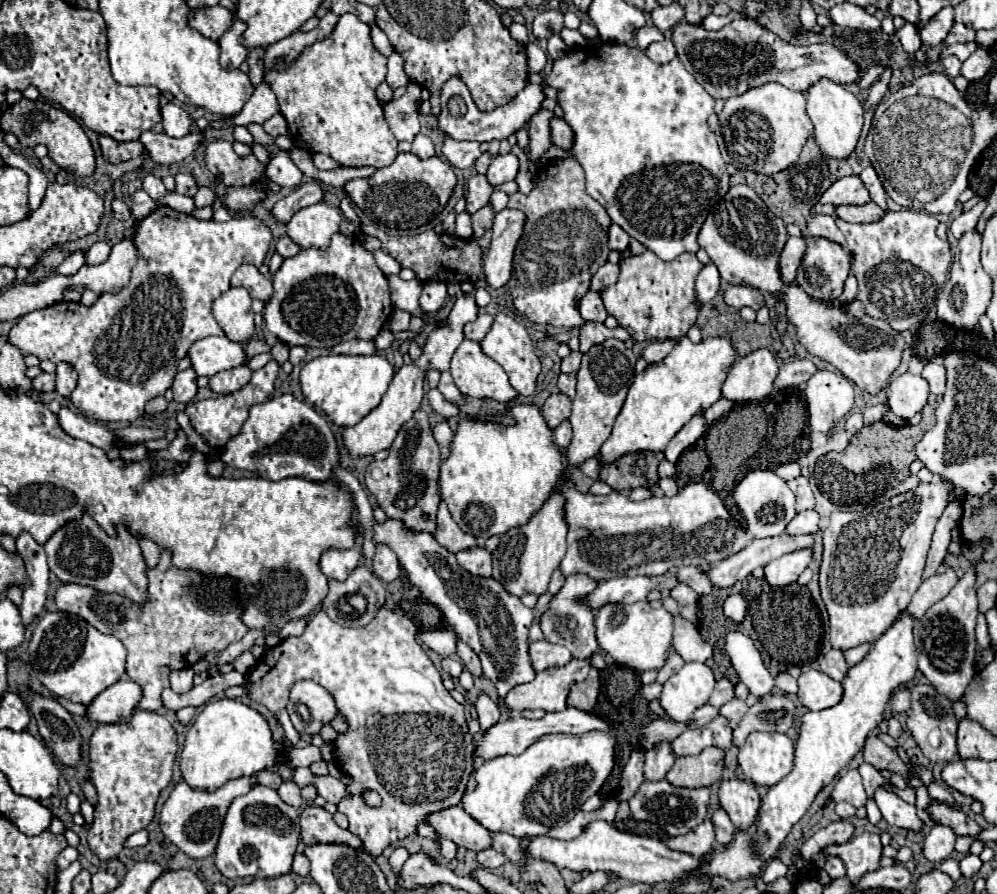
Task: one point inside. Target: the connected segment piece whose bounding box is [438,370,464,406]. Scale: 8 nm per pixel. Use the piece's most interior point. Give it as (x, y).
(449, 390)

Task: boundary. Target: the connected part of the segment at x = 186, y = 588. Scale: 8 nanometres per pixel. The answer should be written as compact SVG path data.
M162 550L154 568L146 570L146 602L136 604L120 594L106 594L92 586L64 584L56 592L56 606L62 612L84 618L102 634L116 636L128 650L126 674L140 684L142 710L162 708L160 694L170 686L168 676L174 670L194 666L206 654L220 654L232 642L242 640L250 630L242 620L242 604L236 592L236 580L230 576L204 576L198 570L180 570L172 564L172 552Z

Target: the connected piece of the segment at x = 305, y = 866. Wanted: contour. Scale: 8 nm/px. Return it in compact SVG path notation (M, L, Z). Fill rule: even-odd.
M300 848L300 850L296 852L296 856L294 856L292 870L294 870L296 874L300 874L300 876L308 876L308 872L310 872L310 862L308 862L308 858L302 854L302 848Z

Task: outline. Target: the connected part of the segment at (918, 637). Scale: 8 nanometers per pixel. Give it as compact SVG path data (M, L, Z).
M968 570L964 578L960 578L958 584L942 600L932 604L928 612L914 626L914 642L918 648L918 668L930 680L930 684L936 690L940 690L940 694L952 700L958 700L964 696L966 686L976 674L972 668L972 658L976 652L974 628L976 628L976 616L978 616L974 582L976 582L976 572Z

